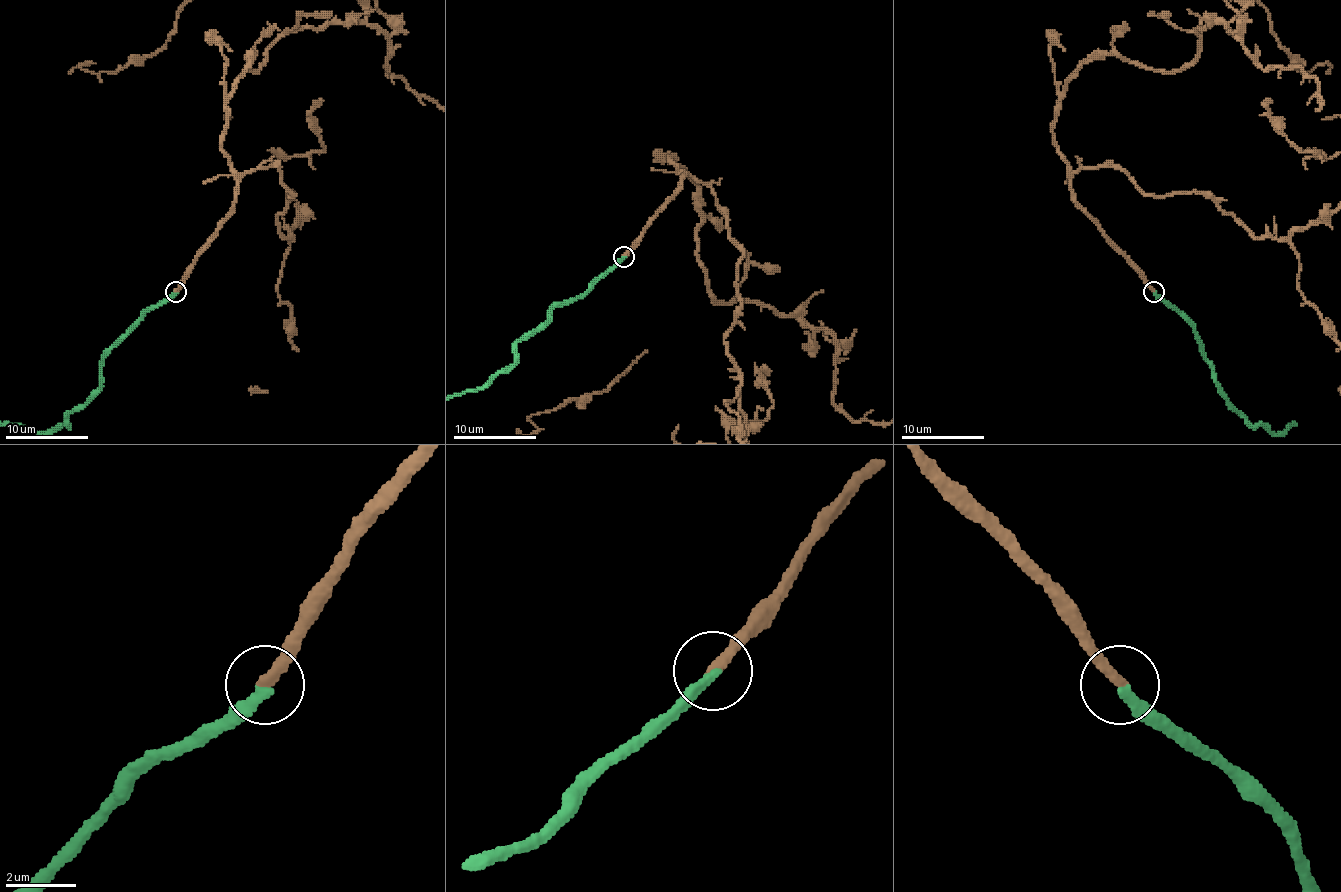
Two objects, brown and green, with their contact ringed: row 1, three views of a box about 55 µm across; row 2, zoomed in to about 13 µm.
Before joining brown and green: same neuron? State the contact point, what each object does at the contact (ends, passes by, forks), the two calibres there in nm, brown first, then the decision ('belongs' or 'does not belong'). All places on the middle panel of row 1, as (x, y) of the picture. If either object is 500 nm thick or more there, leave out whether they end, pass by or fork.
place (624, 256); brown ends; green ends; calibres 320 and 320 nm; belongs

